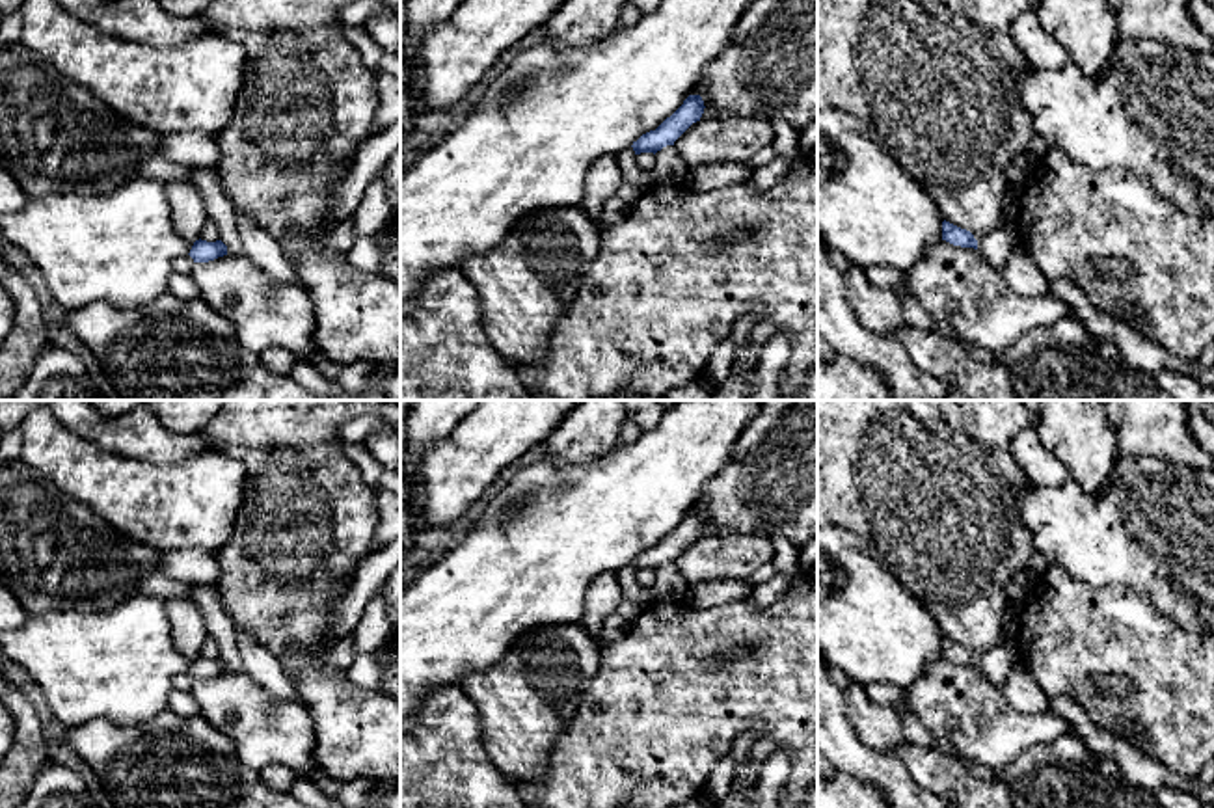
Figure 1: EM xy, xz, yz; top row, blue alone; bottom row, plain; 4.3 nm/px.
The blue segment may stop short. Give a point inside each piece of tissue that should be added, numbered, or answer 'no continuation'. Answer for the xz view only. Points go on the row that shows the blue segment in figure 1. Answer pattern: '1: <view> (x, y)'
no continuation

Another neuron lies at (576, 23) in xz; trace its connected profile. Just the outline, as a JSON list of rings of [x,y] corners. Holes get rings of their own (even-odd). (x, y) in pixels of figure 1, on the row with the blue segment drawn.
[[[564,0],[546,22],[547,37],[570,48],[594,43],[620,26],[627,0]]]

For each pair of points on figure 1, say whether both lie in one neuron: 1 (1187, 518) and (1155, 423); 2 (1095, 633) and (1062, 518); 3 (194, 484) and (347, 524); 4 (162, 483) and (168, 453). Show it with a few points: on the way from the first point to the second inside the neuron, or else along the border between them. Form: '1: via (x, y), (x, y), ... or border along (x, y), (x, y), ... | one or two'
1: border along (1125, 453), (1157, 455), (1194, 470) | two
2: border along (1051, 561), (1095, 587), (1123, 587) | two
3: border along (235, 457), (244, 468), (244, 503), (229, 538) | two
4: border along (207, 451), (168, 464), (123, 457) | two

